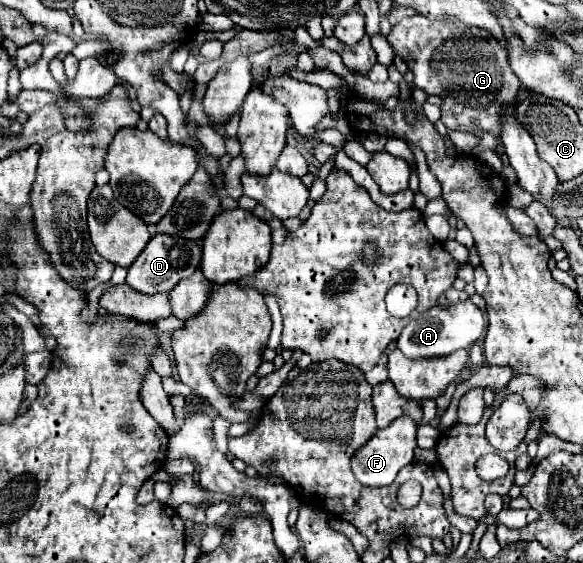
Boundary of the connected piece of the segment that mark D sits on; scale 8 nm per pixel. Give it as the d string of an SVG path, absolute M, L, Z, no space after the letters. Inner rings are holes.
M156 234L148 242L146 250L132 262L128 268L126 284L132 286L134 290L142 294L160 294L160 292L170 292L182 278L188 278L200 268L200 242L188 242L178 236L168 236L168 234Z

